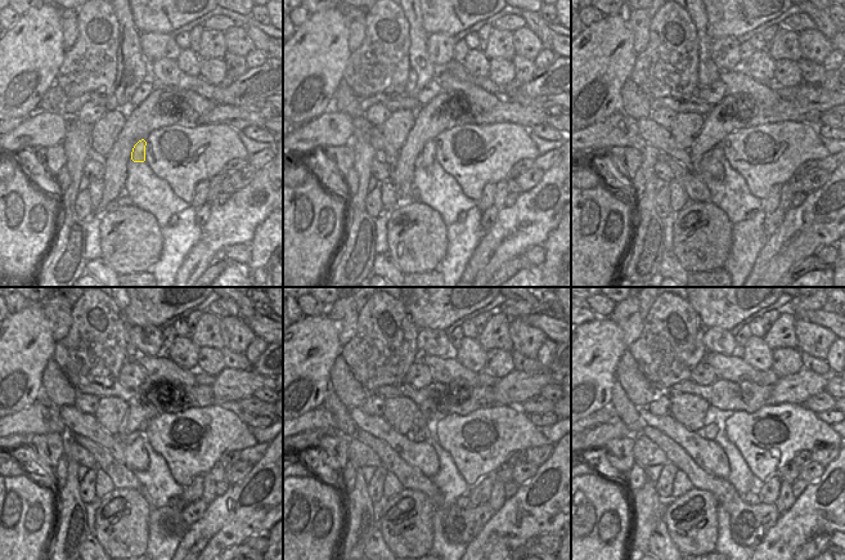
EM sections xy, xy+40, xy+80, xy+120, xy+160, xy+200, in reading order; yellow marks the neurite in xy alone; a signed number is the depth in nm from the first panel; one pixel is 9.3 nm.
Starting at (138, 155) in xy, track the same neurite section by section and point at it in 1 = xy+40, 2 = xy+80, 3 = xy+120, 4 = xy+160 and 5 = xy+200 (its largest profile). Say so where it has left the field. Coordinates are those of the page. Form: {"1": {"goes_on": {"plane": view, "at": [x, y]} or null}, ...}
{"1": {"goes_on": {"plane": "xy+40", "at": [428, 149]}}, "2": {"goes_on": {"plane": "xy+80", "at": [715, 165]}}, "3": {"goes_on": {"plane": "xy+120", "at": [135, 457]}}, "4": {"goes_on": {"plane": "xy+160", "at": [423, 457]}}, "5": {"goes_on": {"plane": "xy+200", "at": [711, 458]}}}

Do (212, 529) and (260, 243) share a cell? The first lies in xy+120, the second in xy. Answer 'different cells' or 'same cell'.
different cells

